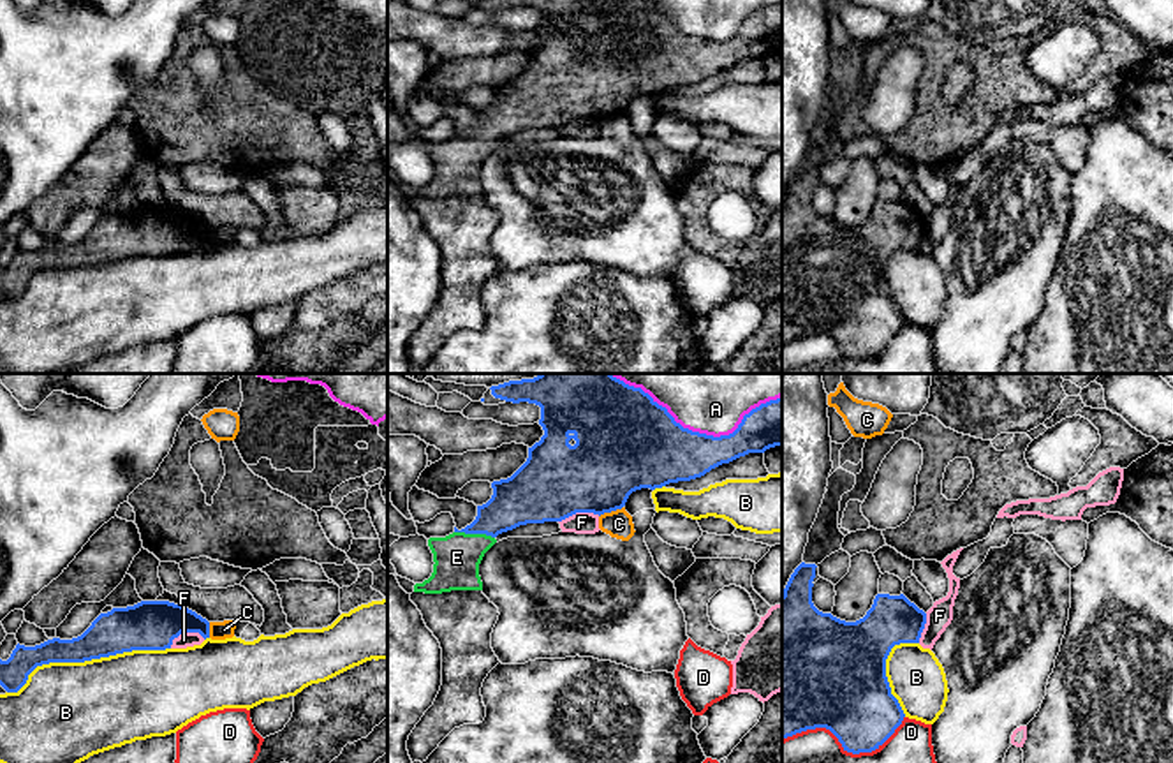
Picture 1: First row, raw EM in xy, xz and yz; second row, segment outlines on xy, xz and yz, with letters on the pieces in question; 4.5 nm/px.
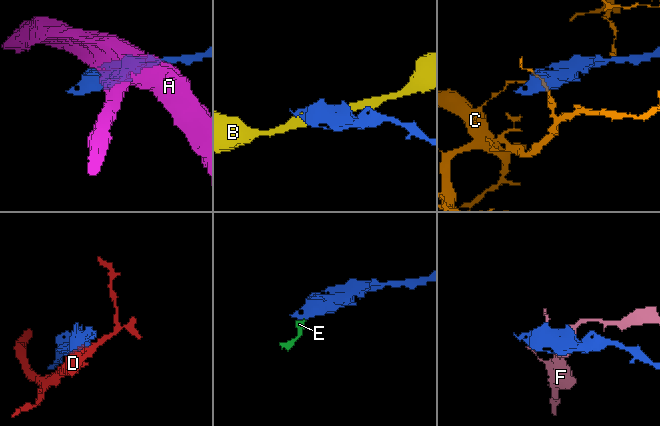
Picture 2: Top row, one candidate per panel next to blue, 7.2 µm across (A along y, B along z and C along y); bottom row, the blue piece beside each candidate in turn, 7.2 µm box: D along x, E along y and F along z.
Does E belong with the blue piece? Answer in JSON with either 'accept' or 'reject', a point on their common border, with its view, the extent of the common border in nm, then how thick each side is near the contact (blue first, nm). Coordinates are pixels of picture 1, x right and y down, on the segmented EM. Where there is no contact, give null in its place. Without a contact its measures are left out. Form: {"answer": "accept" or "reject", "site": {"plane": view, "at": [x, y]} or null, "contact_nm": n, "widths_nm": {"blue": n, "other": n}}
{"answer": "accept", "site": {"plane": "xz", "at": [474, 533]}, "contact_nm": 190, "widths_nm": {"blue": 220, "other": 220}}

